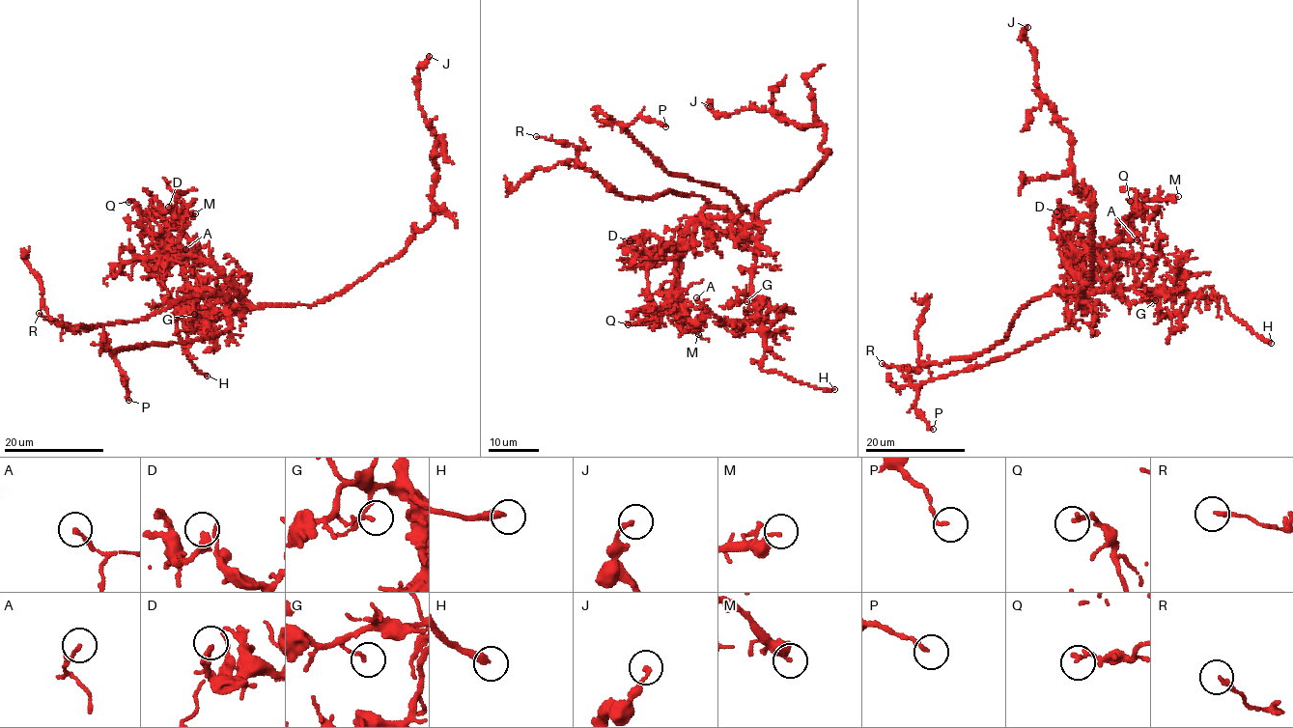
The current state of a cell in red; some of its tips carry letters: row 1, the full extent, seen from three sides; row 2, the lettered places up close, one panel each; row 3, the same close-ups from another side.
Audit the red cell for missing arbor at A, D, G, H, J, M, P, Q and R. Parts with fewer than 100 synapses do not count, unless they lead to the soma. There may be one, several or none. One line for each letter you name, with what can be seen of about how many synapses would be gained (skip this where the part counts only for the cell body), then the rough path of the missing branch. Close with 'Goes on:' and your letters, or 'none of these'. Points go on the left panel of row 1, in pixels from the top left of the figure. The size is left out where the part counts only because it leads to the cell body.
H: missing branch runs (207, 376), (226, 386), (244, 391), (248, 386), (206, 422), (215, 440)
Goes on: H

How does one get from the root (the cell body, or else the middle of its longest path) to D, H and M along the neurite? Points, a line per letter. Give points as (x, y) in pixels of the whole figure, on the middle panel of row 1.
D: (759, 207), (751, 225), (699, 218), (685, 237), (662, 245), (659, 257), (639, 260), (630, 240)
H: (759, 207), (751, 293), (765, 338), (761, 371), (775, 370), (815, 388), (834, 389)
M: (759, 207), (751, 225), (725, 217), (688, 226), (681, 276), (667, 297), (698, 334)

